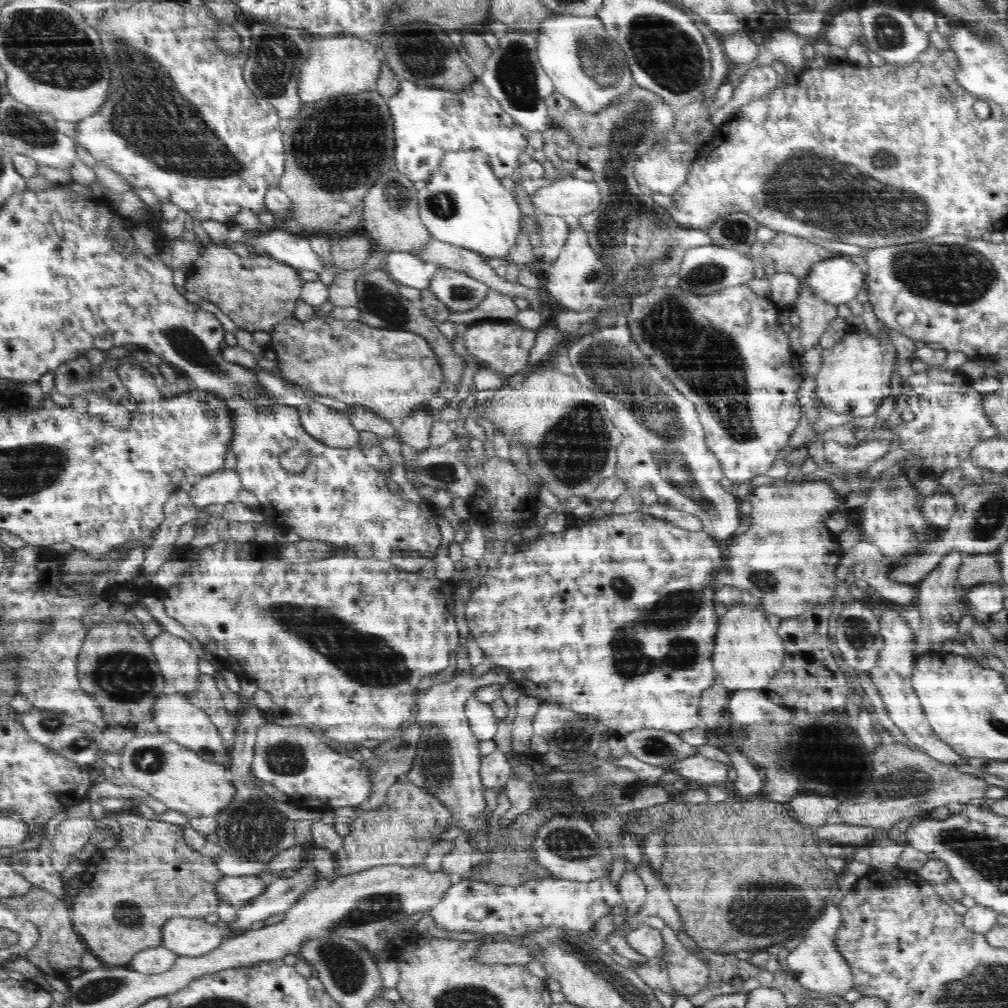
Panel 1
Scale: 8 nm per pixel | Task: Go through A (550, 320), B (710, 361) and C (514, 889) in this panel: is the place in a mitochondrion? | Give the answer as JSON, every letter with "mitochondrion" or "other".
{"A":"other","B":"mitochondrion","C":"other"}

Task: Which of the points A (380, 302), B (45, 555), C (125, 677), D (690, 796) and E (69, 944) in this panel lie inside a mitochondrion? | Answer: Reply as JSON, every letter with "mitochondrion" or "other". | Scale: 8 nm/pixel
{"A":"mitochondrion","B":"other","C":"mitochondrion","D":"other","E":"other"}

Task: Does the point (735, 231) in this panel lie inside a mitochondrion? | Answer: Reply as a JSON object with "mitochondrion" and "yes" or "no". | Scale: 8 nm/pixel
{"mitochondrion":"yes"}

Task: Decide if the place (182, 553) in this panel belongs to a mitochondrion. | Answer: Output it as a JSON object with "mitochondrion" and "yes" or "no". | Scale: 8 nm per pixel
{"mitochondrion":"no"}

